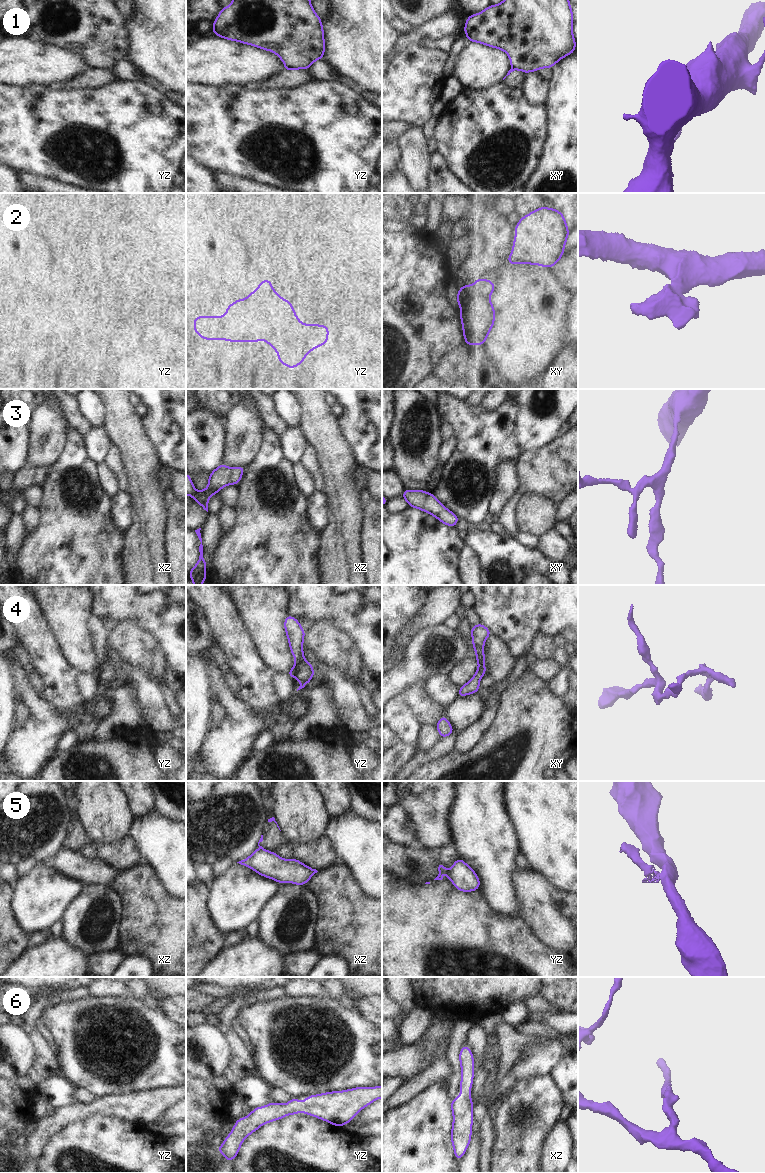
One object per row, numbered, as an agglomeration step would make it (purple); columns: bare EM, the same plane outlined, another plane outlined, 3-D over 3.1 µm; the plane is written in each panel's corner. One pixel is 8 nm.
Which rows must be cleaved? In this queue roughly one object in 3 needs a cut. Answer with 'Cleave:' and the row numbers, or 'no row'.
Cleave: 1, 2, 4, 5

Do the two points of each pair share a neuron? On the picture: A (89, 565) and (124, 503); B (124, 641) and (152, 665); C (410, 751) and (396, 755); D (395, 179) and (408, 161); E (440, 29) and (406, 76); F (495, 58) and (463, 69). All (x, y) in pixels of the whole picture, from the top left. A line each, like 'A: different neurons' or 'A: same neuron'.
A: different neurons
B: same neuron
C: same neuron
D: different neurons
E: same neuron
F: same neuron

